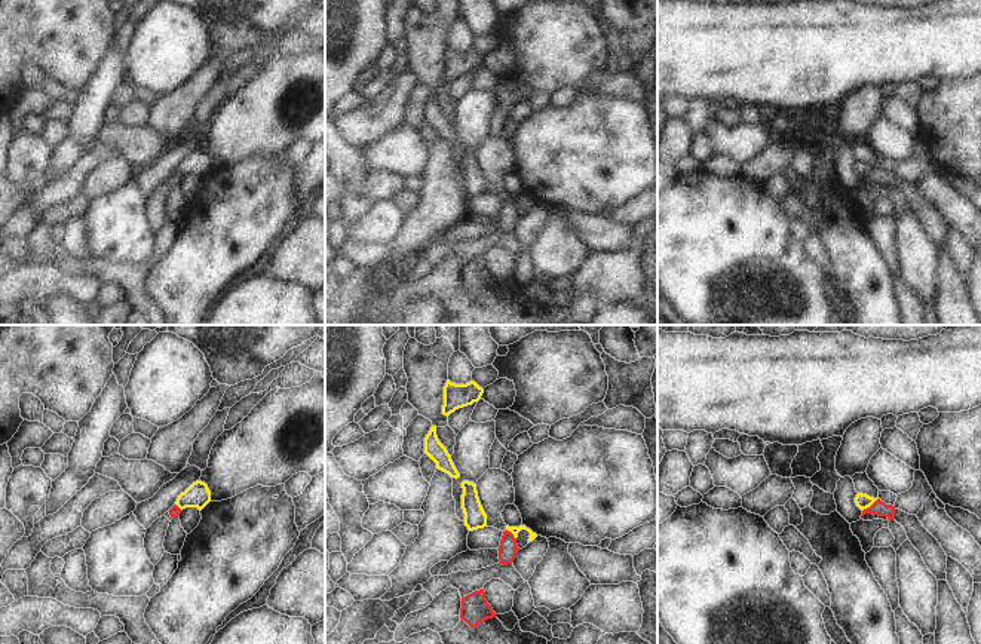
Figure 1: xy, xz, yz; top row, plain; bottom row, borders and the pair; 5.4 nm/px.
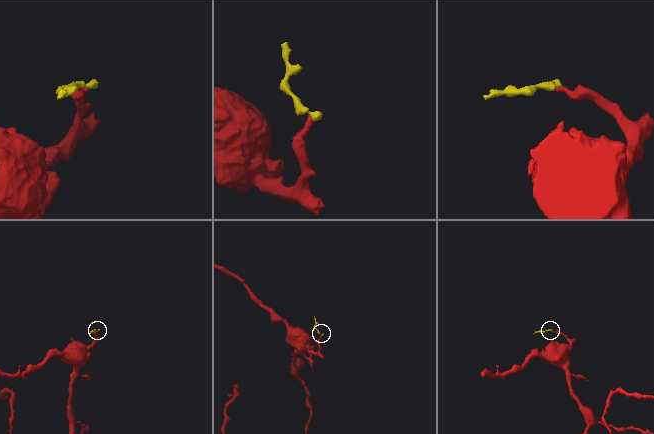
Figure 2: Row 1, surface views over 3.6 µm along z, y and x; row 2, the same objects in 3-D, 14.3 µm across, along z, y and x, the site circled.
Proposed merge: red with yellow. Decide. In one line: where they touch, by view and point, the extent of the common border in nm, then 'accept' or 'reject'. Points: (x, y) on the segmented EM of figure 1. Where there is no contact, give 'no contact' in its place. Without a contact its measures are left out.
meets red in yz at (871, 505); contact 120 nm long; reject

